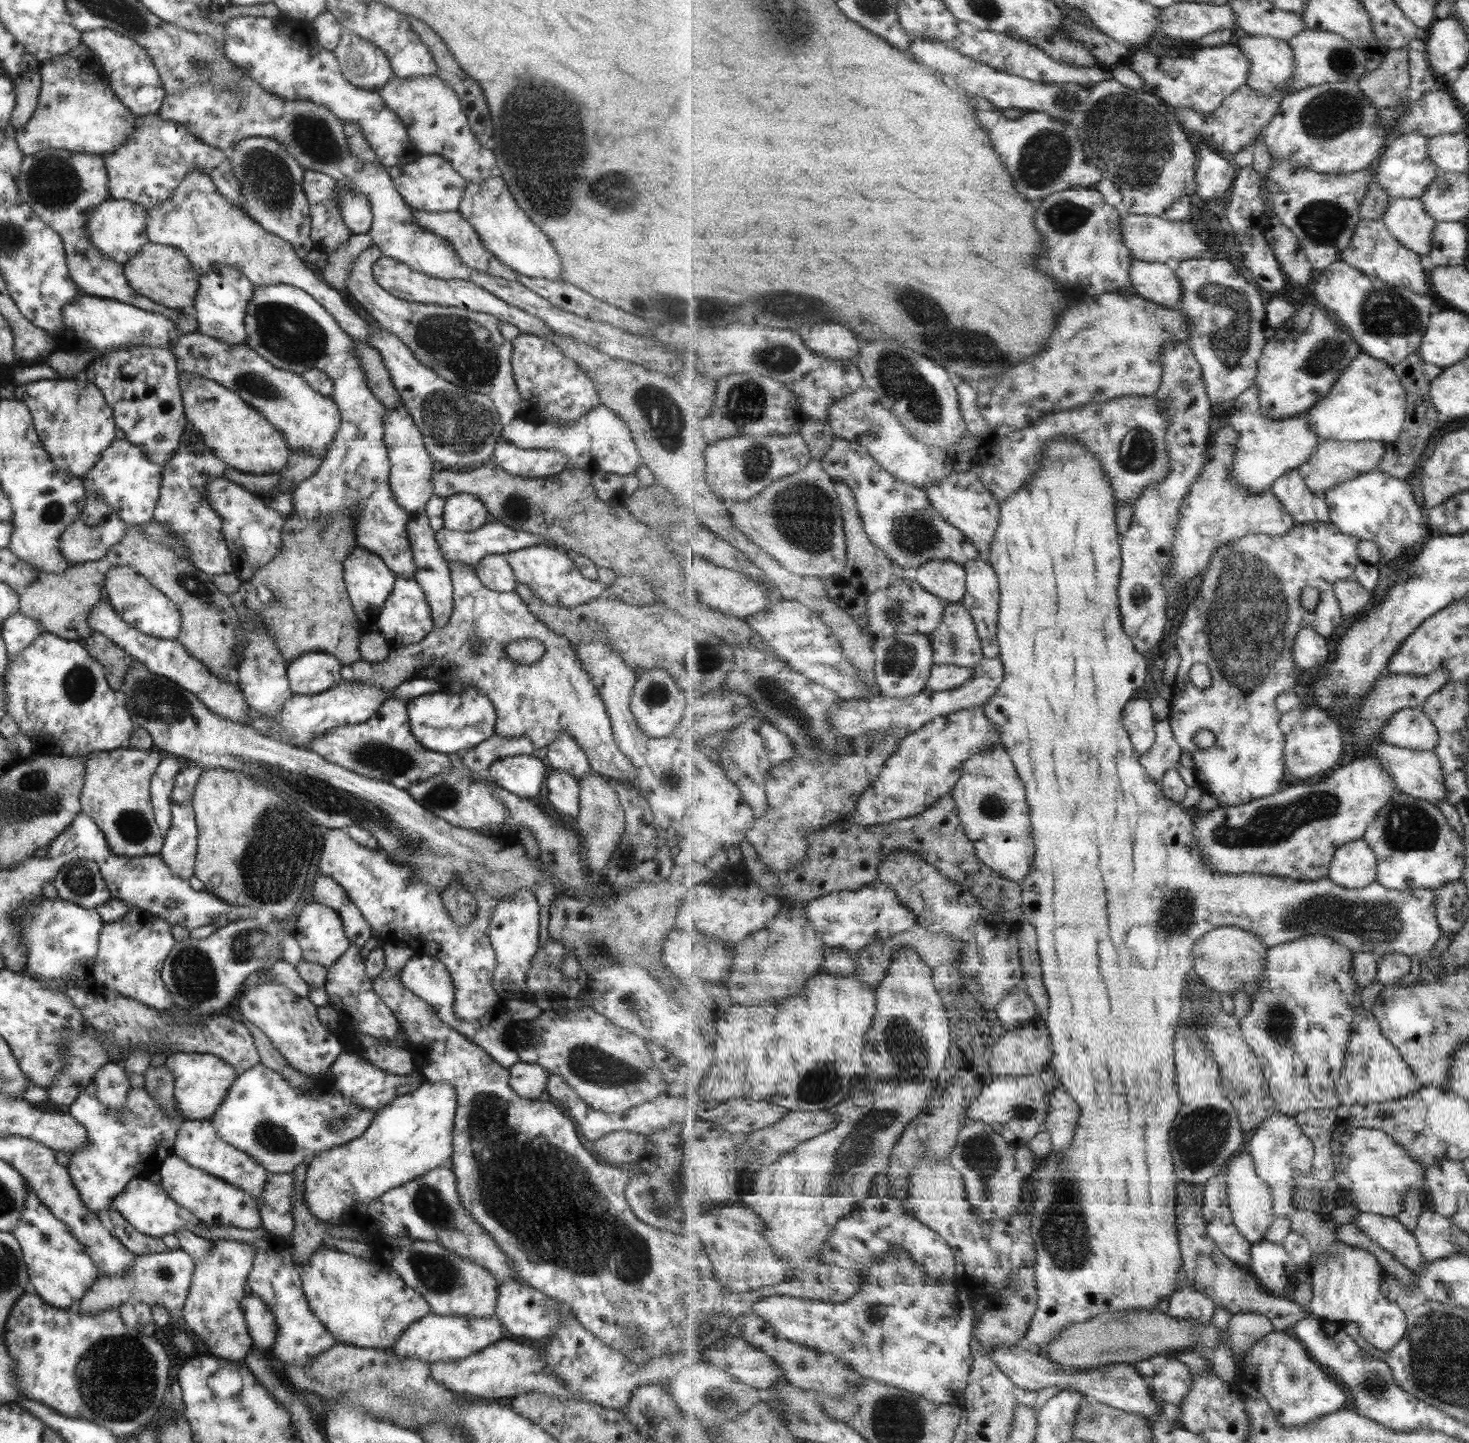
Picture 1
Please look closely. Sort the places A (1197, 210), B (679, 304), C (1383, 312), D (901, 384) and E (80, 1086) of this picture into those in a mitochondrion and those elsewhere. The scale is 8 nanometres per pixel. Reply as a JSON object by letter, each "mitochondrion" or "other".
{"A":"other","B":"mitochondrion","C":"mitochondrion","D":"mitochondrion","E":"other"}

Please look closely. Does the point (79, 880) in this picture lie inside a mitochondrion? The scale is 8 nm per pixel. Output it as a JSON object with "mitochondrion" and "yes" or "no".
{"mitochondrion":"yes"}

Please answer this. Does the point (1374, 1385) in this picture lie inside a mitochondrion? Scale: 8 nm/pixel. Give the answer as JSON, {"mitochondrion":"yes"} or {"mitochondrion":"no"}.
{"mitochondrion":"yes"}

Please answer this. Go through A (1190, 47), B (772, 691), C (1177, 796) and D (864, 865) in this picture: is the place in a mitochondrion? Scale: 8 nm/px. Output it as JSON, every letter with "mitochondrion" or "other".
{"A":"other","B":"mitochondrion","C":"other","D":"other"}

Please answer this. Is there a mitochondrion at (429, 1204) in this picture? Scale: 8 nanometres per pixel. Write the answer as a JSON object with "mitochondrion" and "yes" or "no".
{"mitochondrion":"yes"}

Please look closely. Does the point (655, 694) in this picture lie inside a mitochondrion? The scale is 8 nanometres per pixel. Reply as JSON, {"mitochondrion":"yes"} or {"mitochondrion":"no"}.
{"mitochondrion":"yes"}

